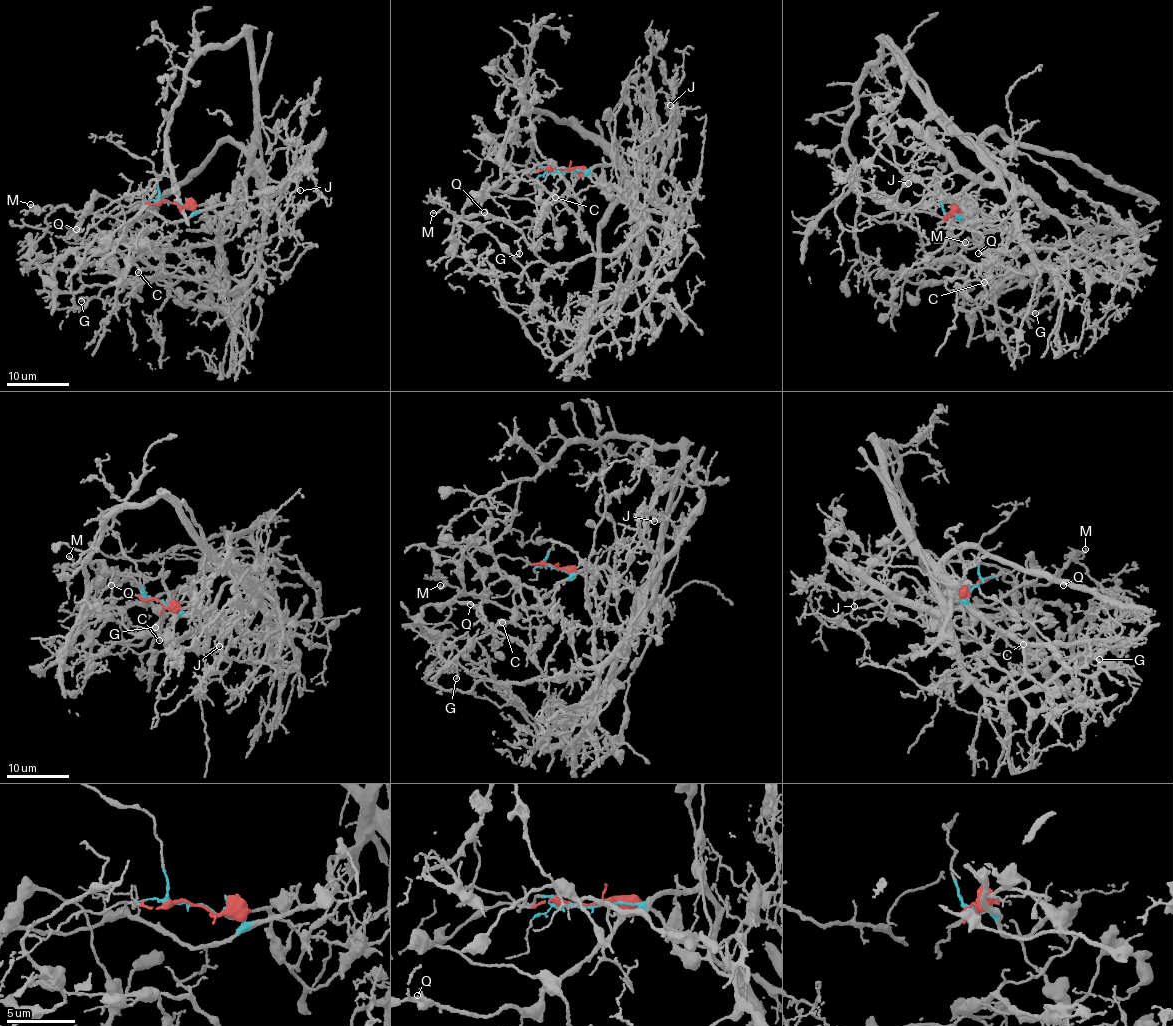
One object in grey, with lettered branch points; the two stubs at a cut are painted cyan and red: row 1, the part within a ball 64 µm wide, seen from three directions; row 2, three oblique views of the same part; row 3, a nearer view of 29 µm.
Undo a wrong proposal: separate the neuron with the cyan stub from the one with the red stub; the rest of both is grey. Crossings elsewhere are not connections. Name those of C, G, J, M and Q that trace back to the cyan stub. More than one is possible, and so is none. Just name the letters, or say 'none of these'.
M, Q

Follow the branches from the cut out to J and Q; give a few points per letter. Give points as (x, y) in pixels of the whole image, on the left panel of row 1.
J: (172, 203), (208, 206), (225, 217), (241, 220), (309, 157), (297, 185), (299, 191)
Q: (172, 203), (190, 208), (192, 214), (183, 220), (168, 222), (141, 207), (110, 216), (88, 214), (76, 228)

